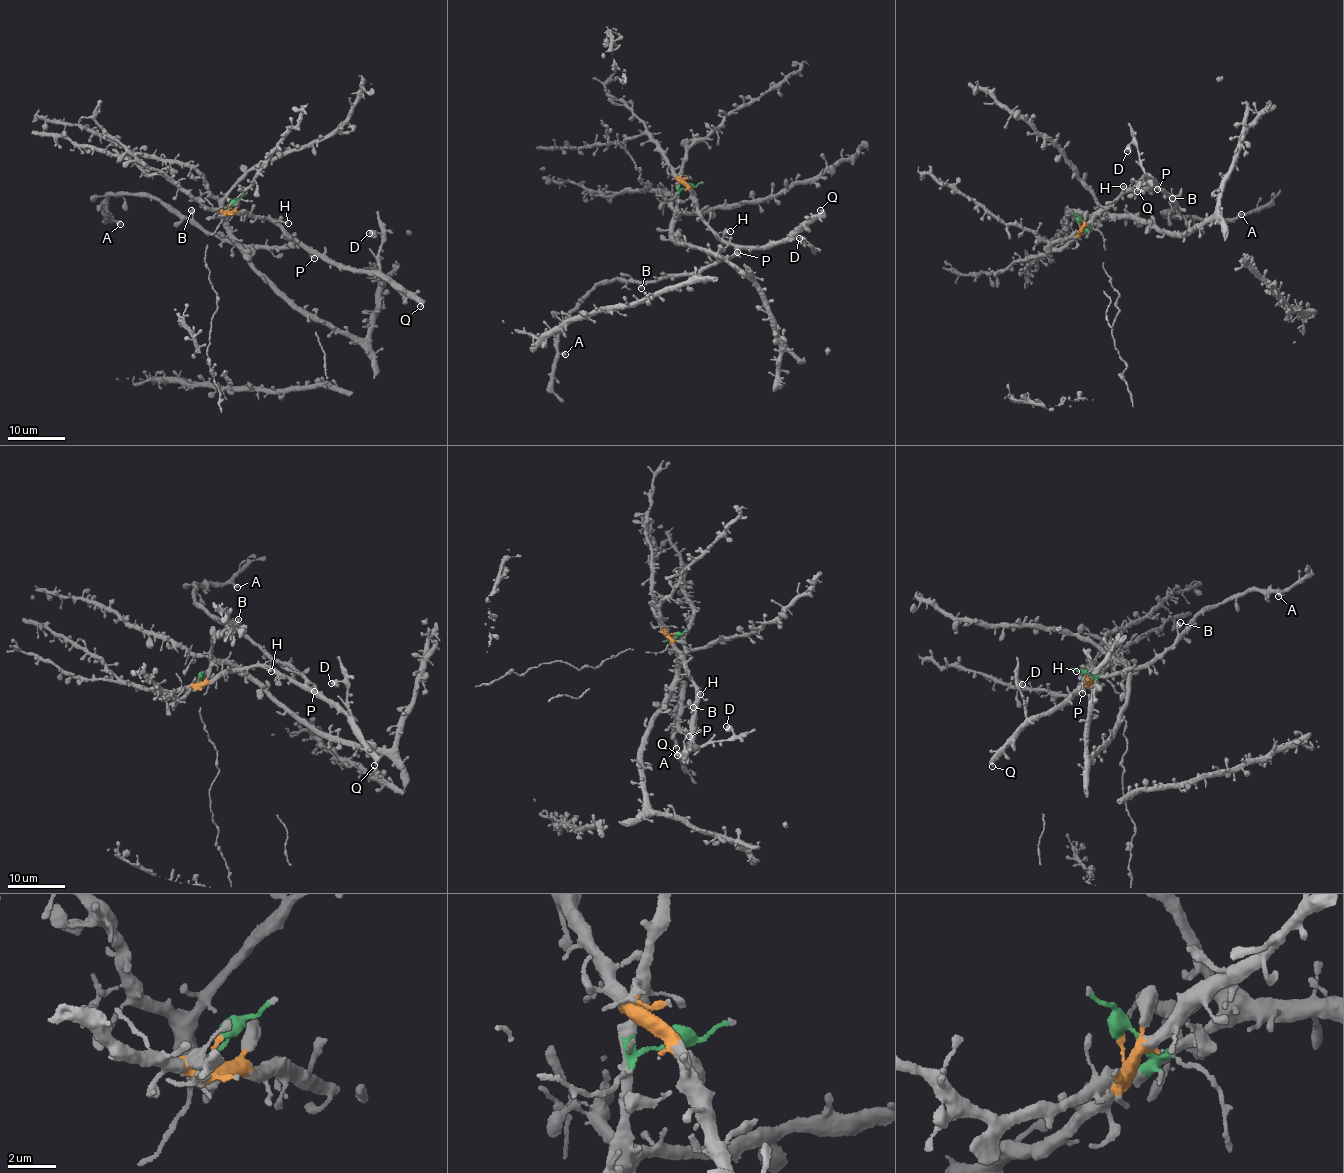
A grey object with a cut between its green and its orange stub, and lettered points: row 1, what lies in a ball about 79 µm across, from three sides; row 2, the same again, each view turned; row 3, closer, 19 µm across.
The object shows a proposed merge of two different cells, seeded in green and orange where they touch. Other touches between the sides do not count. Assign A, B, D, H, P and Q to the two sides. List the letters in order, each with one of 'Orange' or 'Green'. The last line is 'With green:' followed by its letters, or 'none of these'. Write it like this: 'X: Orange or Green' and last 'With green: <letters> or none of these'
A: Orange
B: Orange
D: Orange
H: Orange
P: Orange
Q: Orange
With green: none of these

